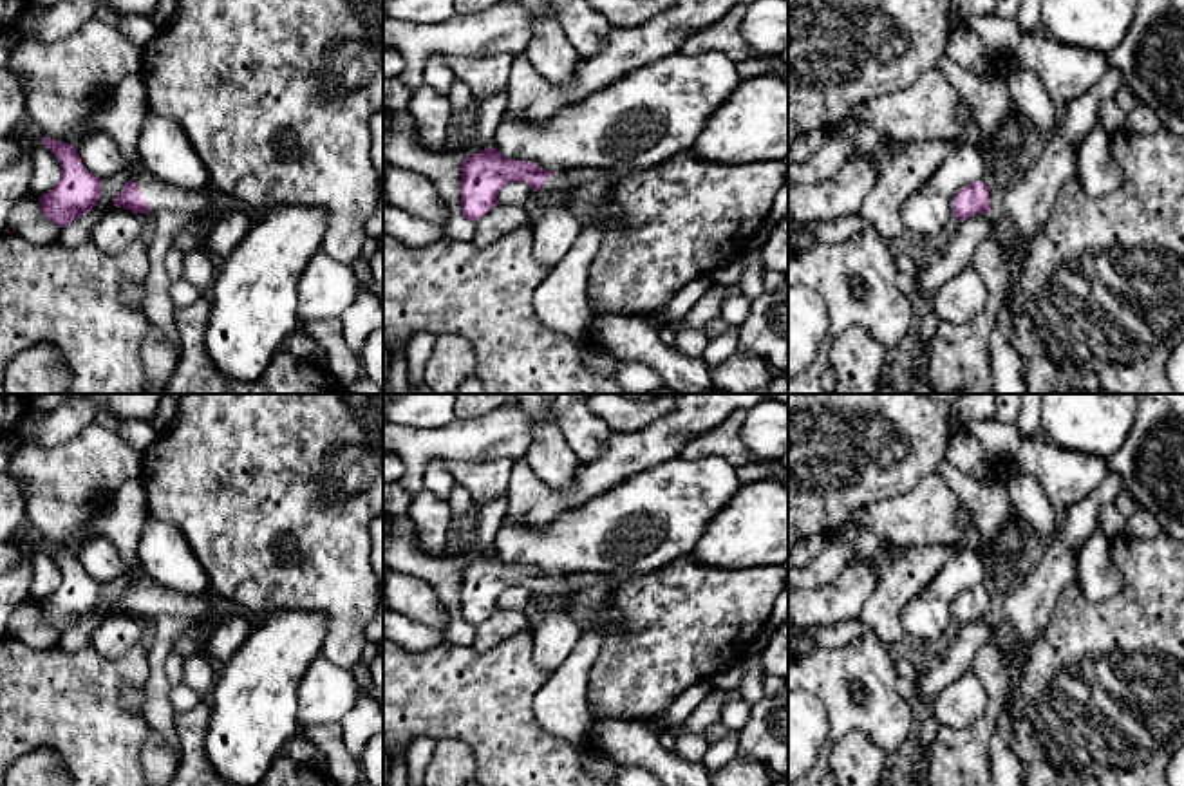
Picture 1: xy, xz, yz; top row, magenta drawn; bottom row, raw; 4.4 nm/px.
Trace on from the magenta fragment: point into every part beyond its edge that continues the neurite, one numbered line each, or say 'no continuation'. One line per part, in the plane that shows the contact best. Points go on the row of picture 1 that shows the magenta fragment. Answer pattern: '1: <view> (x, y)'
1: xy (172, 208)

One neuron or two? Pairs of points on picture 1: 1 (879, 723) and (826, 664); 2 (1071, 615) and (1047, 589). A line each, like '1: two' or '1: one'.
1: one
2: two

